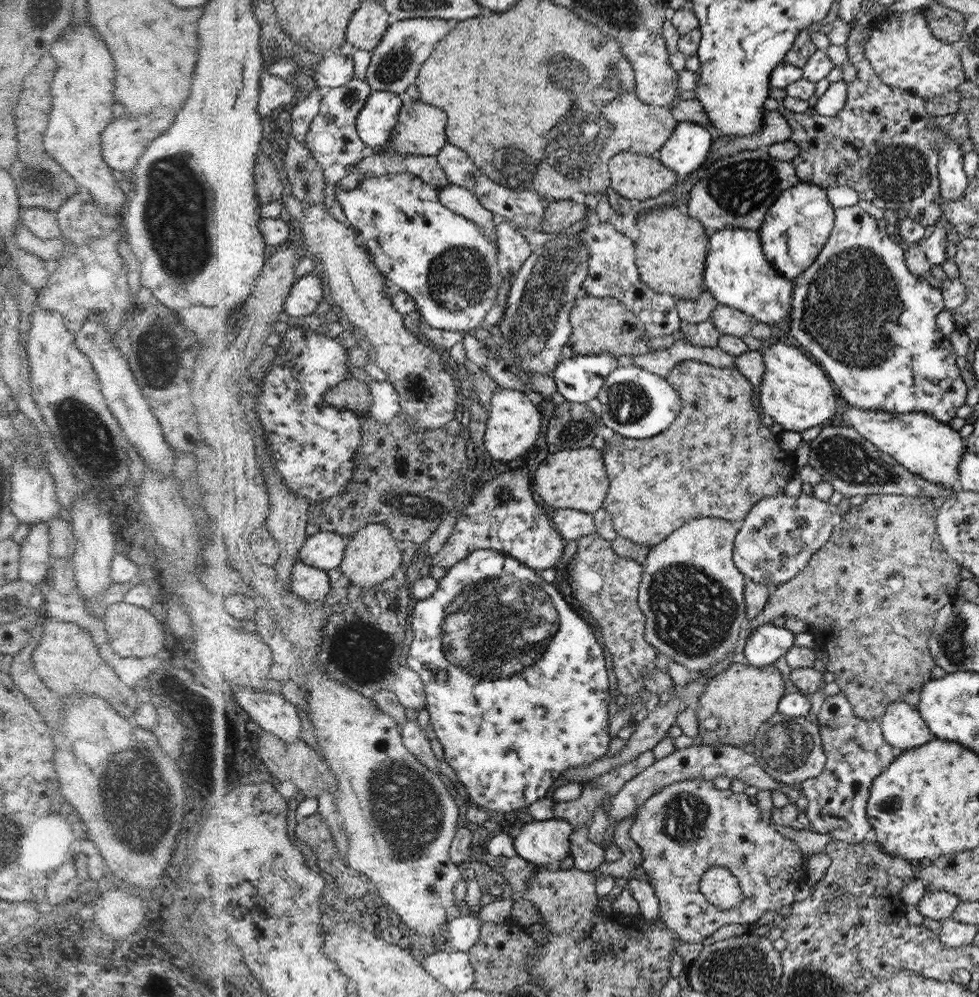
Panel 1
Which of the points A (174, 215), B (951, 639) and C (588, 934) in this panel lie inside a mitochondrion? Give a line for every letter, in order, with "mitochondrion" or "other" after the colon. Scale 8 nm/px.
A: mitochondrion
B: mitochondrion
C: other

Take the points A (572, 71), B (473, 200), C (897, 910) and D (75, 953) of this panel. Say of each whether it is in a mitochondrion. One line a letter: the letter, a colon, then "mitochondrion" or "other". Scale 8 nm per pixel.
A: mitochondrion
B: other
C: other
D: other

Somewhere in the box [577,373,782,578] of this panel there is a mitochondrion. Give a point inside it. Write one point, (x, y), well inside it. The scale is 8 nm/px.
(628, 403)

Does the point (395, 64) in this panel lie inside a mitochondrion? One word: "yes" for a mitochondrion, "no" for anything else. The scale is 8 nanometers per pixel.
yes

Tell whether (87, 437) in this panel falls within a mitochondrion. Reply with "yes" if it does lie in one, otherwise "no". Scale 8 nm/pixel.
yes

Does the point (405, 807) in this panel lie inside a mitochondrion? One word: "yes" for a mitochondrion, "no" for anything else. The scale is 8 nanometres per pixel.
yes

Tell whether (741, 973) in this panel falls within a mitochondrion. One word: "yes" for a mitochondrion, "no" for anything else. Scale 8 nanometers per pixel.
yes

